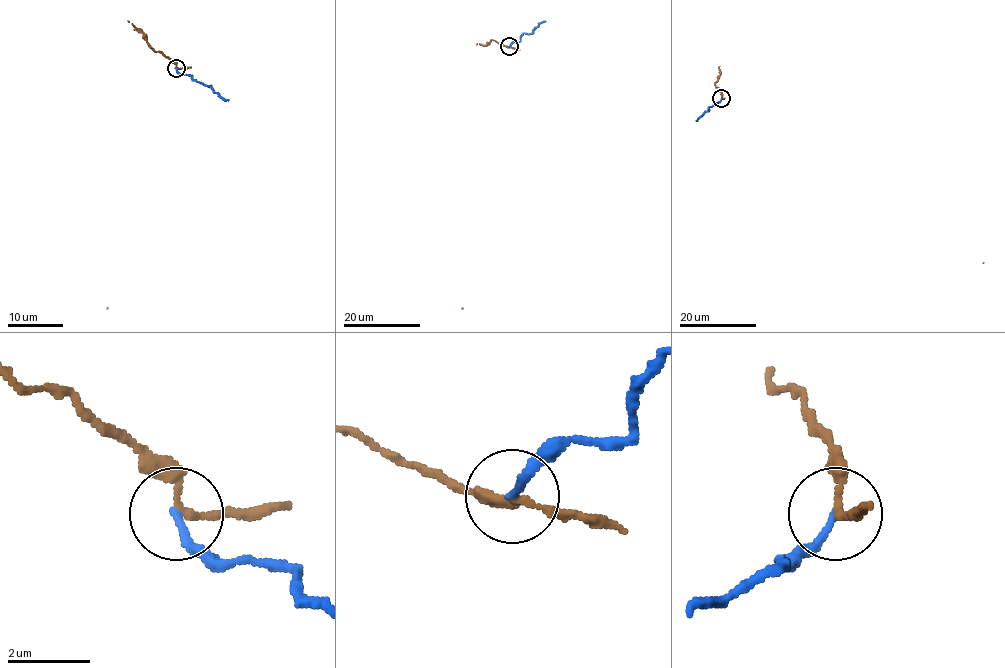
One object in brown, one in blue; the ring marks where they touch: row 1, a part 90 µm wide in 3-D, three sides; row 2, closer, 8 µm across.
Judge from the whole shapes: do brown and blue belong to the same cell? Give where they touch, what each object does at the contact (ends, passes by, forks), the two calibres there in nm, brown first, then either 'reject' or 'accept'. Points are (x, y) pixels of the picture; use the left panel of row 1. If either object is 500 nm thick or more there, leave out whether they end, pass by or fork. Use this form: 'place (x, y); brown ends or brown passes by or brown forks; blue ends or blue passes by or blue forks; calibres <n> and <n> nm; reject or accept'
place (176, 68); brown passes by; blue ends; calibres 160 and 170 nm; reject

